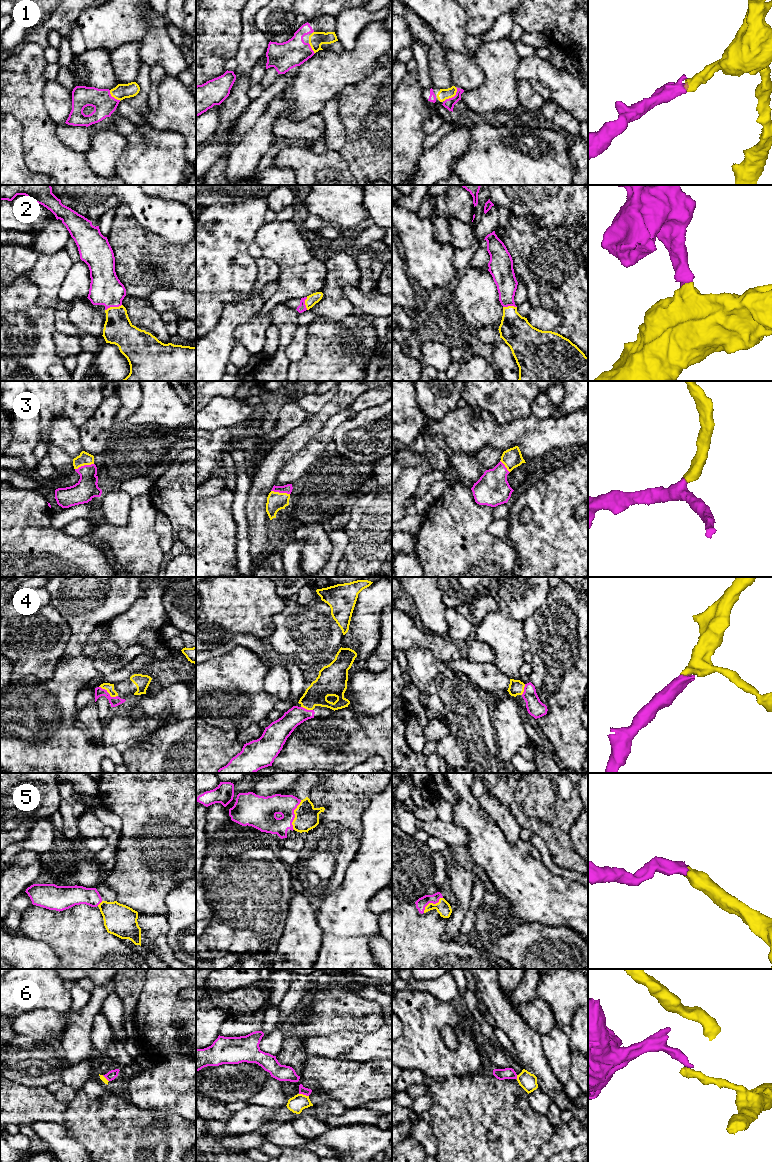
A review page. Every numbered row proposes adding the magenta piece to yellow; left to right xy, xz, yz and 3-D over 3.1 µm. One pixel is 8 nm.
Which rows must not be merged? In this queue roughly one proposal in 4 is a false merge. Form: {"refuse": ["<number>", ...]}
{"refuse": ["6"]}

